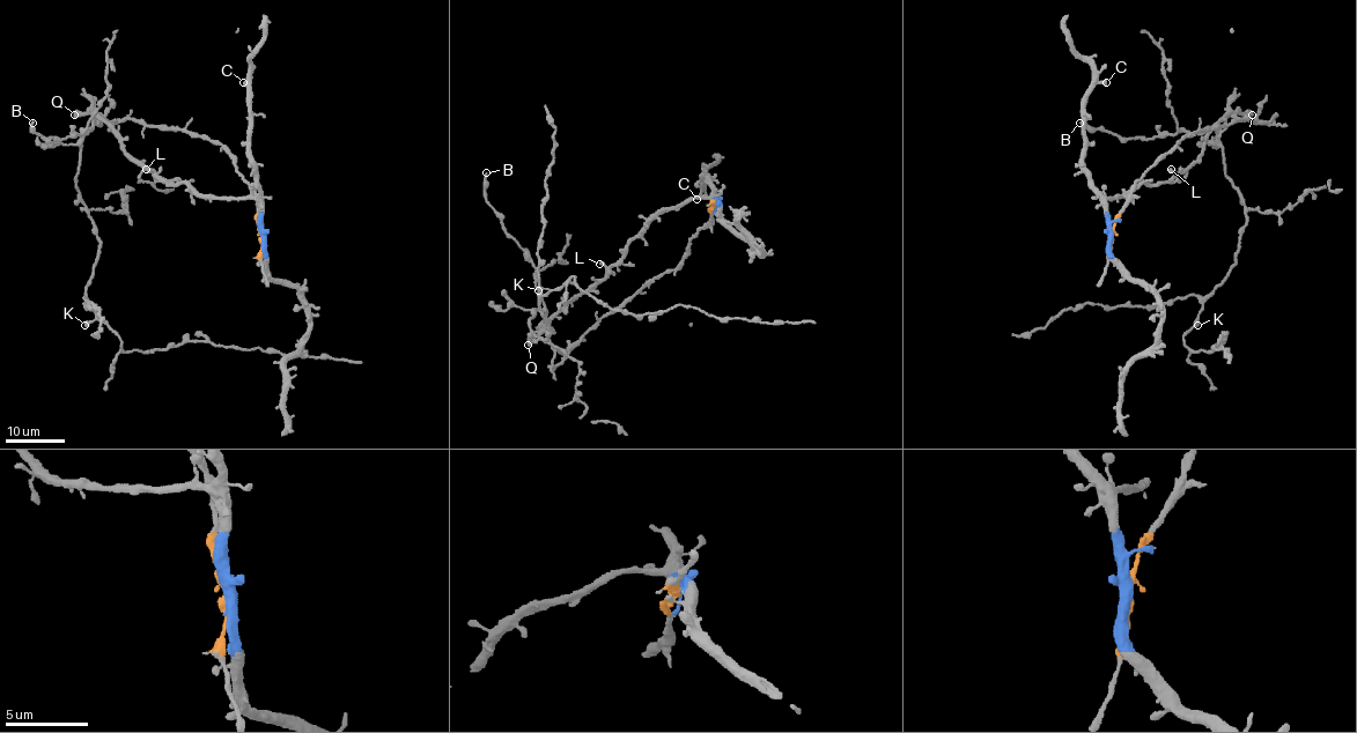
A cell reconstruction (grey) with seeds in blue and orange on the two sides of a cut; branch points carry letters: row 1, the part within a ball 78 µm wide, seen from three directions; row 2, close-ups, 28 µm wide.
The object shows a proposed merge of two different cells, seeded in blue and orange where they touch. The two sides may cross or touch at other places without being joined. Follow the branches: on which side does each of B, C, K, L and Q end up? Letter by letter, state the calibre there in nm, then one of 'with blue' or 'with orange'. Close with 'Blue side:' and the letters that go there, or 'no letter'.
B: calibre 260 nm; with orange
C: calibre 440 nm; with blue
K: calibre 500 nm; with orange
L: calibre 360 nm; with blue
Q: calibre 480 nm; with blue
Blue side: C, L, Q

